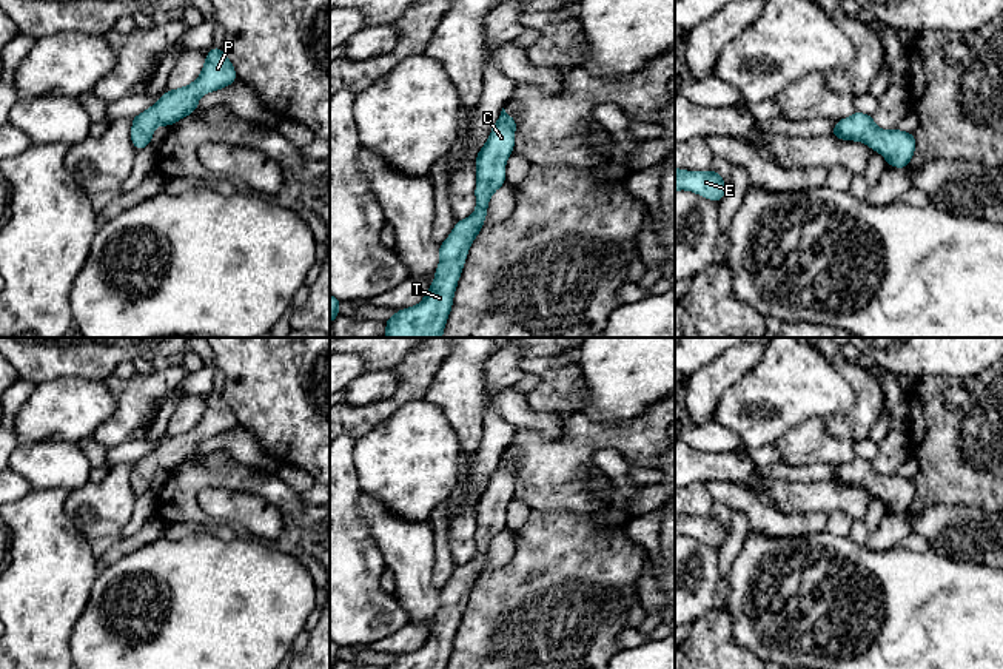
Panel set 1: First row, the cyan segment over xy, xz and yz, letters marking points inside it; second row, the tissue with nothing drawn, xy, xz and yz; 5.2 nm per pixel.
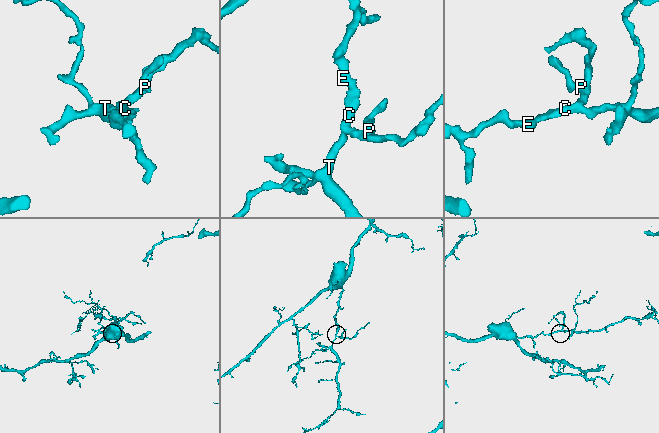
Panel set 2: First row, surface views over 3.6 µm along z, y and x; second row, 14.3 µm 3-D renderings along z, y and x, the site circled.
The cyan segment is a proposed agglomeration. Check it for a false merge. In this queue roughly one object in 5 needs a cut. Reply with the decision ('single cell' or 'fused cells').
single cell

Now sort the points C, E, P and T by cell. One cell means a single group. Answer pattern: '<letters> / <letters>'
C E P T

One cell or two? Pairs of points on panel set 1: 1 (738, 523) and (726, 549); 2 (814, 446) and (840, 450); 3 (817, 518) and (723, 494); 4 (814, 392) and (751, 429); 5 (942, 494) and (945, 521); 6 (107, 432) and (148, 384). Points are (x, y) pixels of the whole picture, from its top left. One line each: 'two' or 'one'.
1: one
2: one
3: one
4: one
5: two
6: one

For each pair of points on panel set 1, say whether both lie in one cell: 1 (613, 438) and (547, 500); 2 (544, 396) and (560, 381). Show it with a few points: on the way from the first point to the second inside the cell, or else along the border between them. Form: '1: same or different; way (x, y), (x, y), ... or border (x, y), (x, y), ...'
1: same; way (593, 441), (555, 480)
2: same; way (547, 393), (556, 384)

